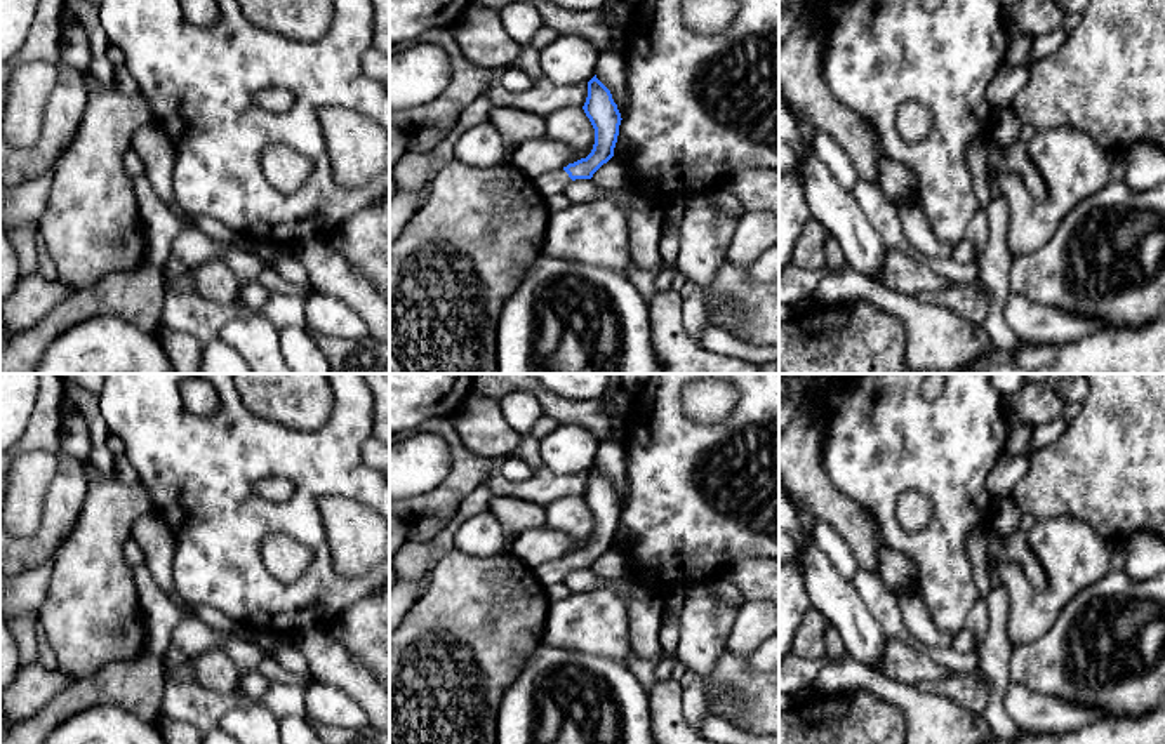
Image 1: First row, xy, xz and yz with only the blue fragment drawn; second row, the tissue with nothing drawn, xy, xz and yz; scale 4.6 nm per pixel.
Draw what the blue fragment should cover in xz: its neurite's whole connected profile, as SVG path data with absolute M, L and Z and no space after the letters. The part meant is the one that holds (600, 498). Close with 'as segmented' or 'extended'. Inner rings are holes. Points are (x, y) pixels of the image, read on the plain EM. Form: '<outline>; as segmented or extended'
M596 464L588 471L588 487L582 499L595 518L593 539L586 548L569 553L563 558L534 565L532 572L544 588L563 582L570 570L591 568L614 546L622 508L610 480Z; extended

